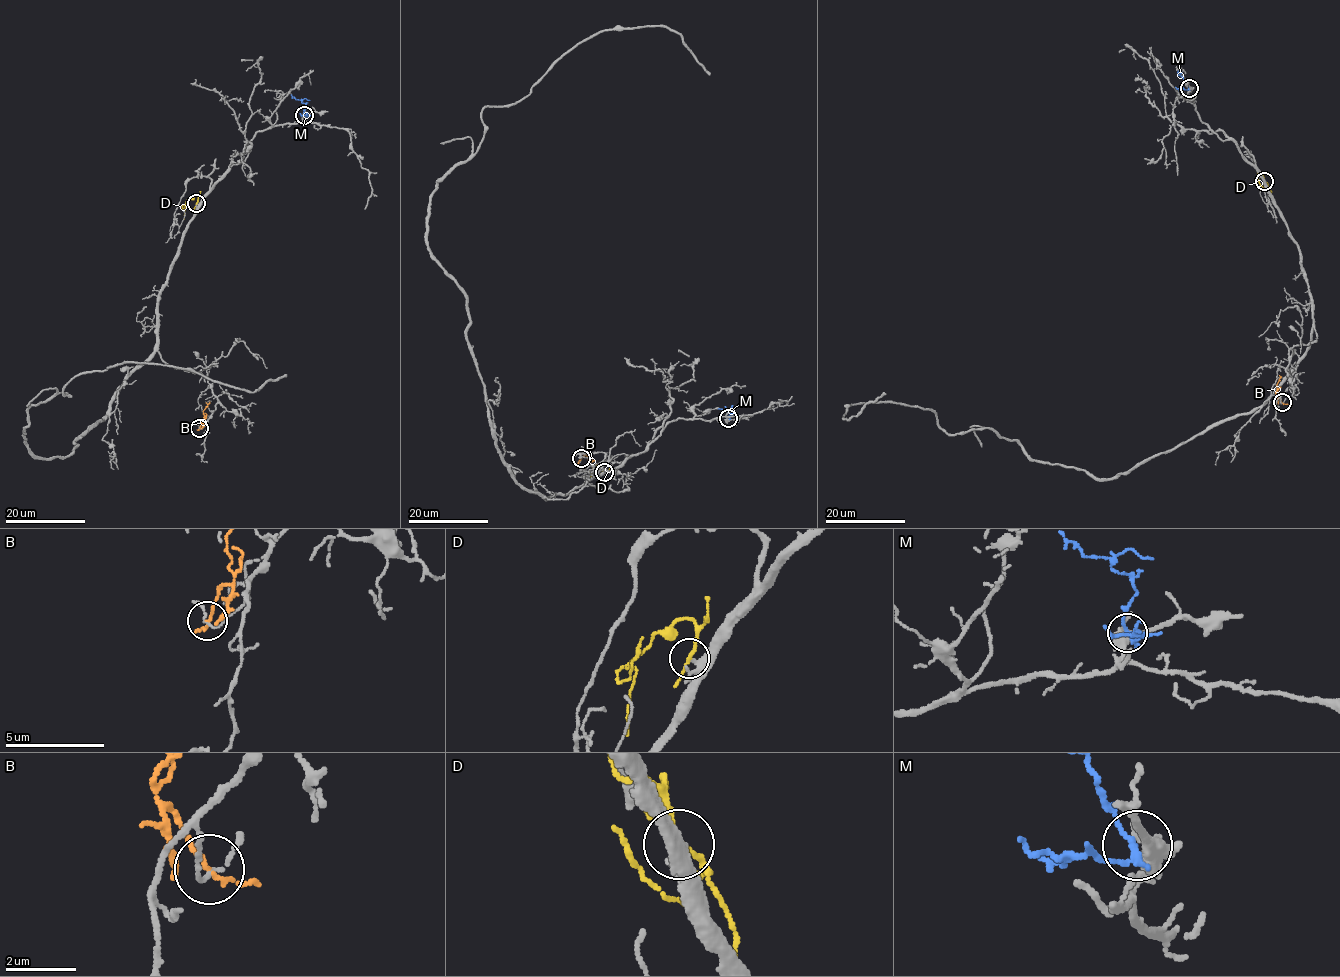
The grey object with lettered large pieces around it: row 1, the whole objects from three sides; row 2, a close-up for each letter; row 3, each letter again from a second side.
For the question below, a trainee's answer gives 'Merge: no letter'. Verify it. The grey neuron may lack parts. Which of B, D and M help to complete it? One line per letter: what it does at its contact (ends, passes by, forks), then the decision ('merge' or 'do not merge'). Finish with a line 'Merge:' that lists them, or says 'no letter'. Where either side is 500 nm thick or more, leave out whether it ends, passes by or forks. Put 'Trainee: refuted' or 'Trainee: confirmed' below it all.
B: it passes by; do not merge
D: it passes by; merge
M: it passes by; do not merge
Merge: D
Trainee: refuted

